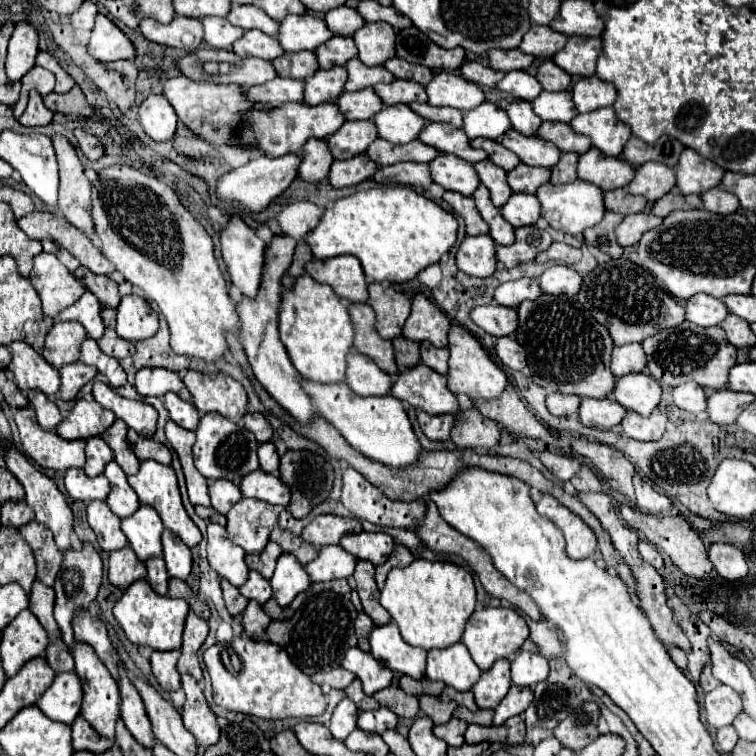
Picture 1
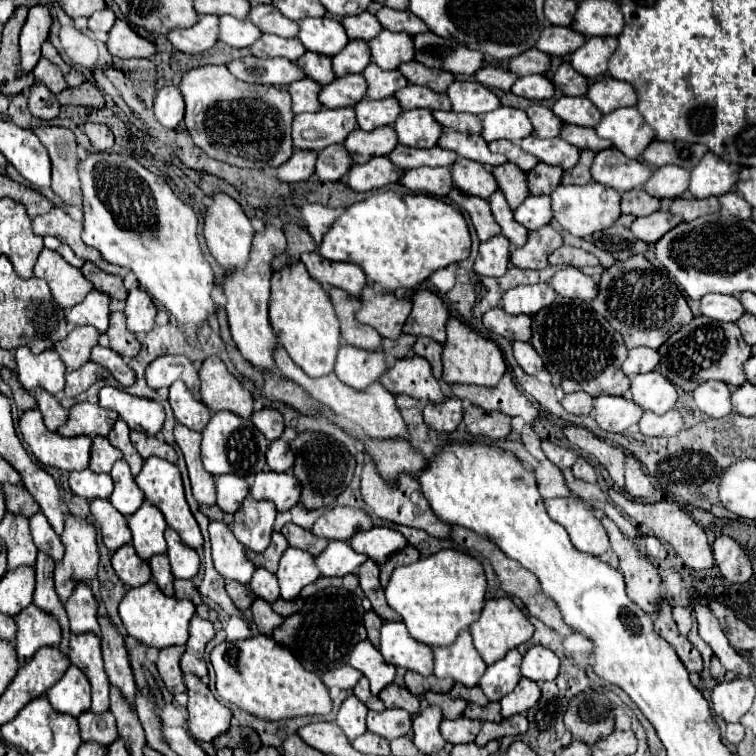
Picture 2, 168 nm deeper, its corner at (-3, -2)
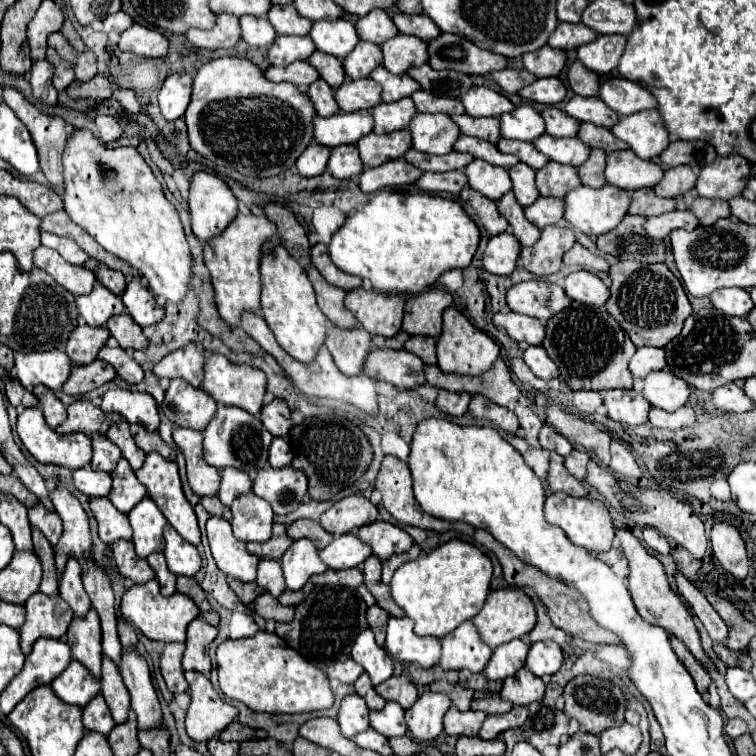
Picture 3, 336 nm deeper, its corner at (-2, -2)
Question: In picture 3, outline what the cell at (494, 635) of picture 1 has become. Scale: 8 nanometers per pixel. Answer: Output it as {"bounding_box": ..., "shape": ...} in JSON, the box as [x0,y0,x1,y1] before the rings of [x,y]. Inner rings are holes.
{"bounding_box":[472,588,536,648],"shape":[[[502,588],[502,590],[494,590],[488,594],[482,610],[472,618],[472,622],[474,622],[476,630],[480,632],[482,640],[490,648],[496,648],[504,642],[526,636],[536,624],[536,608],[534,608],[534,602],[530,600],[530,596],[526,592],[522,592],[520,588]]]}

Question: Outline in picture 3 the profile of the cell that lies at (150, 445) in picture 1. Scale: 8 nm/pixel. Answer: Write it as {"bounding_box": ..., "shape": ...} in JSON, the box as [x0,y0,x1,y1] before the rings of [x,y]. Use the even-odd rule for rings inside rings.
{"bounding_box":[130,424,172,458],"shape":[[[130,424],[130,432],[136,440],[136,444],[148,454],[148,452],[158,452],[164,458],[172,456],[172,448],[158,436],[158,432],[148,432],[144,426],[140,424]]]}

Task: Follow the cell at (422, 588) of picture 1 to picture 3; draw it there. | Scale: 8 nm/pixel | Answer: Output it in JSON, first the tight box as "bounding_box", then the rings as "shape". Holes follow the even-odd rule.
{"bounding_box":[392,540,492,638],"shape":[[[450,540],[430,554],[420,554],[416,560],[402,564],[392,576],[392,596],[400,608],[406,610],[416,626],[418,636],[436,636],[444,638],[456,626],[466,620],[472,620],[488,592],[492,580],[492,562],[478,550],[474,544],[462,540]]]}

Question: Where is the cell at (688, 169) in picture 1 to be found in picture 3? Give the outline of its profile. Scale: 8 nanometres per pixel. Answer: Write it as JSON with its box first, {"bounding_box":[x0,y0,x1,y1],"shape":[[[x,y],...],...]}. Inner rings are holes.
{"bounding_box":[696,156,752,200],"shape":[[[718,156],[712,164],[702,168],[696,182],[696,190],[704,198],[732,200],[734,196],[740,196],[746,188],[750,170],[752,164],[744,160],[744,156]]]}

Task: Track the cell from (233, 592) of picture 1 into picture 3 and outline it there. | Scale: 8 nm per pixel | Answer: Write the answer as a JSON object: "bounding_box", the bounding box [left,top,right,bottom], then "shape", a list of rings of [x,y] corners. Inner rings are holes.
{"bounding_box":[230,580,260,604],"shape":[[[230,580],[230,588],[236,592],[236,596],[244,602],[244,604],[250,604],[250,602],[254,602],[254,598],[260,594],[260,588],[258,588],[258,584],[254,584],[254,582],[248,582],[248,584],[244,584],[244,582],[240,582],[240,580]]]}

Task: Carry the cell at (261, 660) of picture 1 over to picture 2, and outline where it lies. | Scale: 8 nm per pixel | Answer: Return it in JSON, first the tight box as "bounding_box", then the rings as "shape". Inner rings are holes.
{"bounding_box":[209,634,331,720],"shape":[[[257,634],[247,640],[221,642],[211,650],[209,660],[217,674],[219,698],[261,720],[283,720],[309,714],[323,716],[331,712],[331,698],[321,678],[307,672],[295,656],[271,636]]]}

